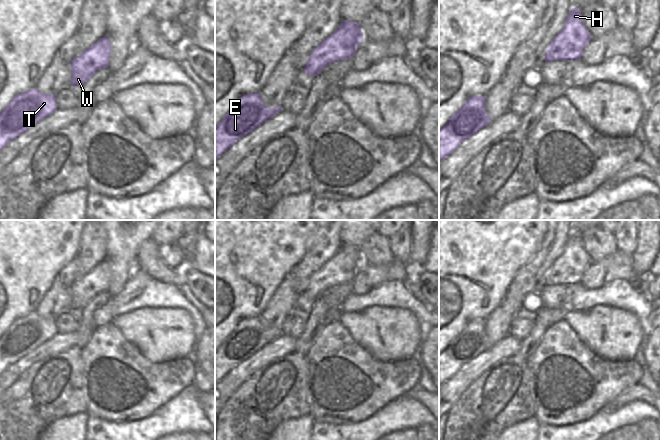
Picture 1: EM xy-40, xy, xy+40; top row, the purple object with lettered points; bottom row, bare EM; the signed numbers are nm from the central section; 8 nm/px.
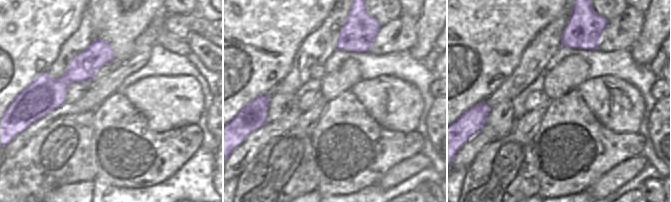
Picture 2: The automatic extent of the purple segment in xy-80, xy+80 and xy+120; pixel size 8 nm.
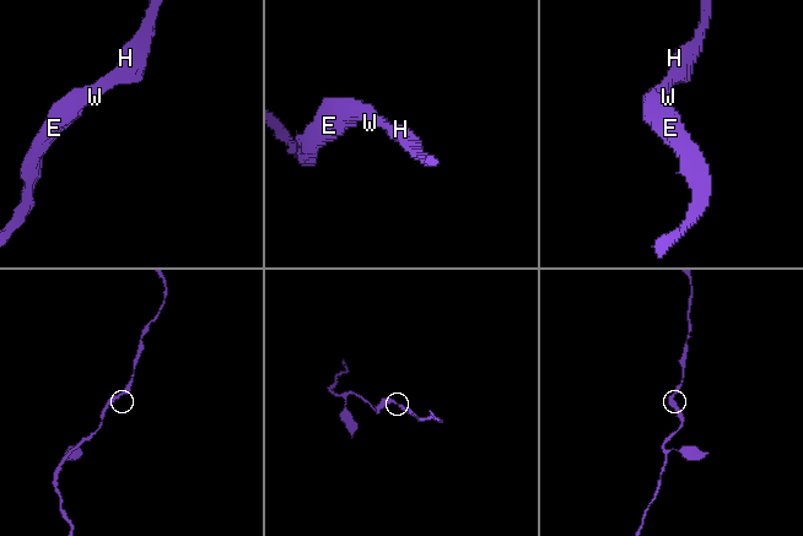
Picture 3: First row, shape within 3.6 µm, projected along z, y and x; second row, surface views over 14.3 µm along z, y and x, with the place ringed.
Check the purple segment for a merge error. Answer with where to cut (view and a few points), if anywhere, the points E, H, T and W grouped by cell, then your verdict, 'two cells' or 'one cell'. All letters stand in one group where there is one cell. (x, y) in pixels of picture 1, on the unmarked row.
cut none; groups E H T W; one cell

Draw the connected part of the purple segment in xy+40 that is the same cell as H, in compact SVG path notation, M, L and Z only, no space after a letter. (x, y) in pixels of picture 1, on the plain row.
M572 232L563 253L547 271L545 286L581 284L583 273L590 265L591 259L583 247L581 234Z

